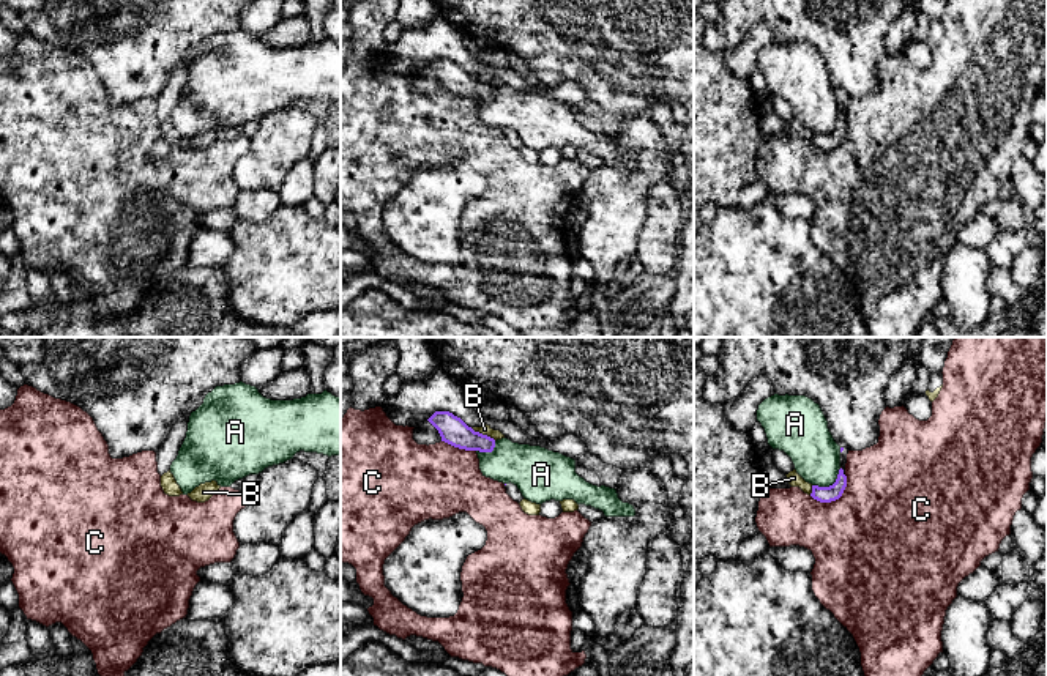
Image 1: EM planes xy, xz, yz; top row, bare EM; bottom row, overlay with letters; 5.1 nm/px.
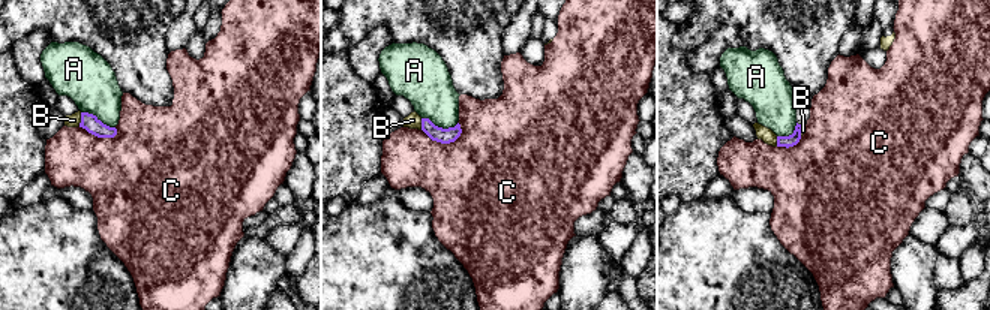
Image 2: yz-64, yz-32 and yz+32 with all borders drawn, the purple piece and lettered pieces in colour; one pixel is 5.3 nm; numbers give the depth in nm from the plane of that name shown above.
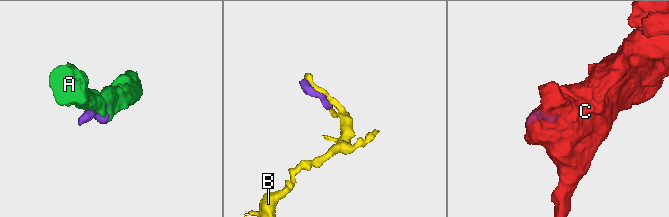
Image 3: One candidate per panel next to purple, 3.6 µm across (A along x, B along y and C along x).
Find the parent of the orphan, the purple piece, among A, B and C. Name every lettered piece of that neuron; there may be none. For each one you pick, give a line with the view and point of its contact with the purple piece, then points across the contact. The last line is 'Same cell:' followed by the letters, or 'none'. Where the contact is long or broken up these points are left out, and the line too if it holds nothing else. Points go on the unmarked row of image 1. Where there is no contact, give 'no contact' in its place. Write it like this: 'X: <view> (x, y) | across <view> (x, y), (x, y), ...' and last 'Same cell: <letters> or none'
Same cell: none

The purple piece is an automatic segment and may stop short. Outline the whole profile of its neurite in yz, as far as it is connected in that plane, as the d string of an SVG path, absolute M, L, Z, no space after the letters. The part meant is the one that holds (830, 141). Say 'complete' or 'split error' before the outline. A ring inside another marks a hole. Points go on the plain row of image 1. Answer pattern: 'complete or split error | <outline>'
split error | M840 95L840 117L837 121L837 126L833 132L829 134L818 134L812 132L812 140L810 143L820 150L831 150L836 148L842 143L845 134L847 134L847 123L845 123L845 110L847 110L847 95Z

